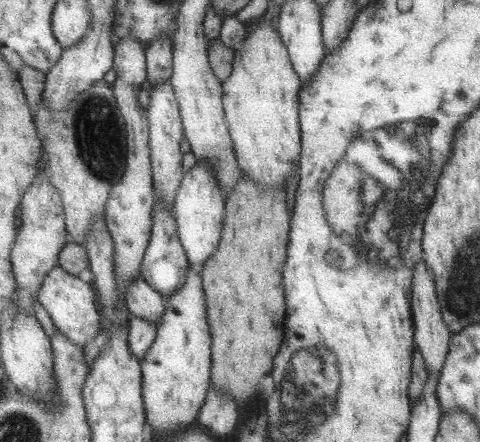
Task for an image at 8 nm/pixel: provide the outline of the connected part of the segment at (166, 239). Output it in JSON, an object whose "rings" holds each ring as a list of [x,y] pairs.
{"rings":[[[156,196],[155,205],[153,206],[151,237],[145,255],[143,256],[140,273],[141,277],[154,290],[162,293],[165,300],[183,287],[189,271],[189,262],[186,251],[180,242],[177,227],[178,225],[176,225],[176,220],[173,217],[173,209],[163,206],[161,200]]]}

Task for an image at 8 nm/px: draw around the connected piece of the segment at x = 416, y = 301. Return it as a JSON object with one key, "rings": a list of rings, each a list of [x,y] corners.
{"rings":[[[424,259],[419,260],[419,263],[416,265],[413,274],[412,292],[415,346],[417,346],[422,353],[429,374],[439,374],[446,362],[453,333],[449,331],[447,324],[443,321],[434,275],[431,274],[431,270],[426,266]]]}

